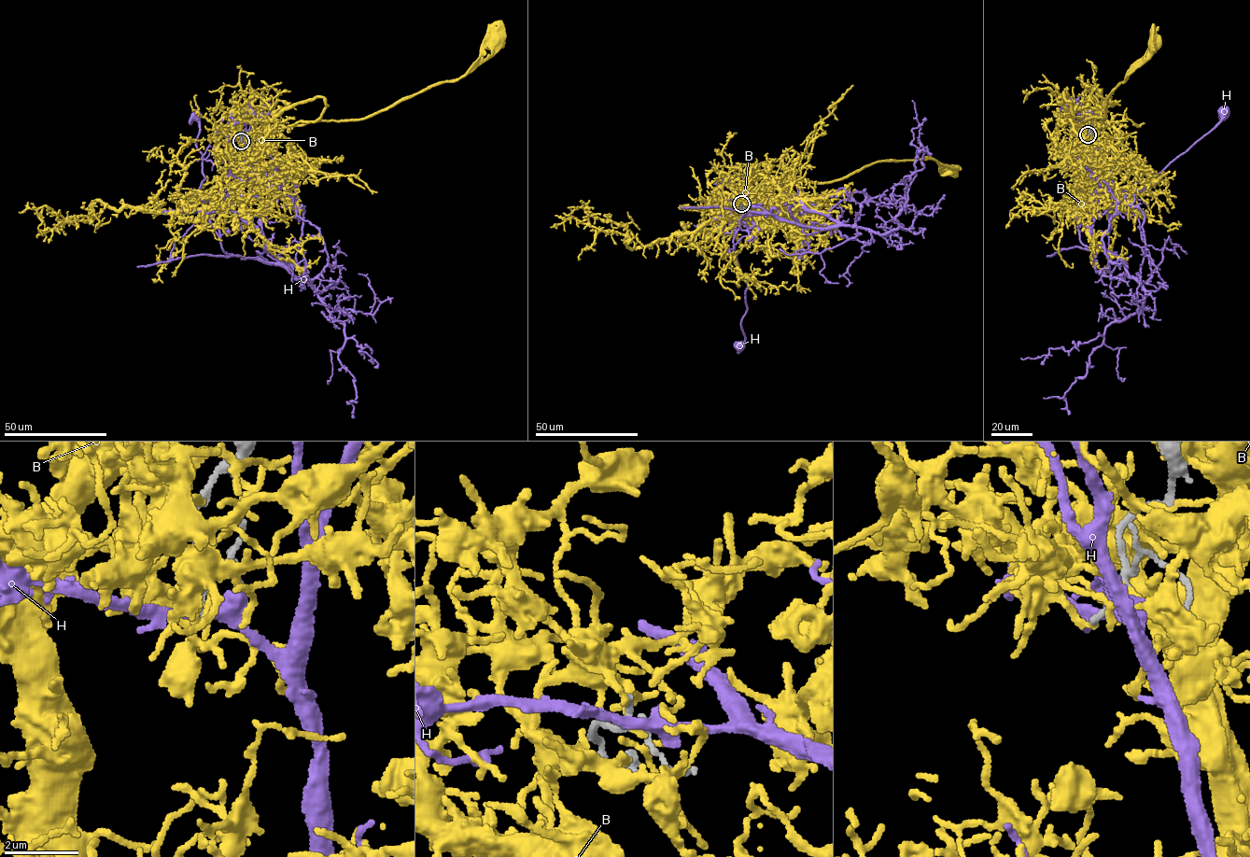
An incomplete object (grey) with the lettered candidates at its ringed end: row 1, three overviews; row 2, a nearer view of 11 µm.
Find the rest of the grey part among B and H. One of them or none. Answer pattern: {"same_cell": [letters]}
{"same_cell": []}

